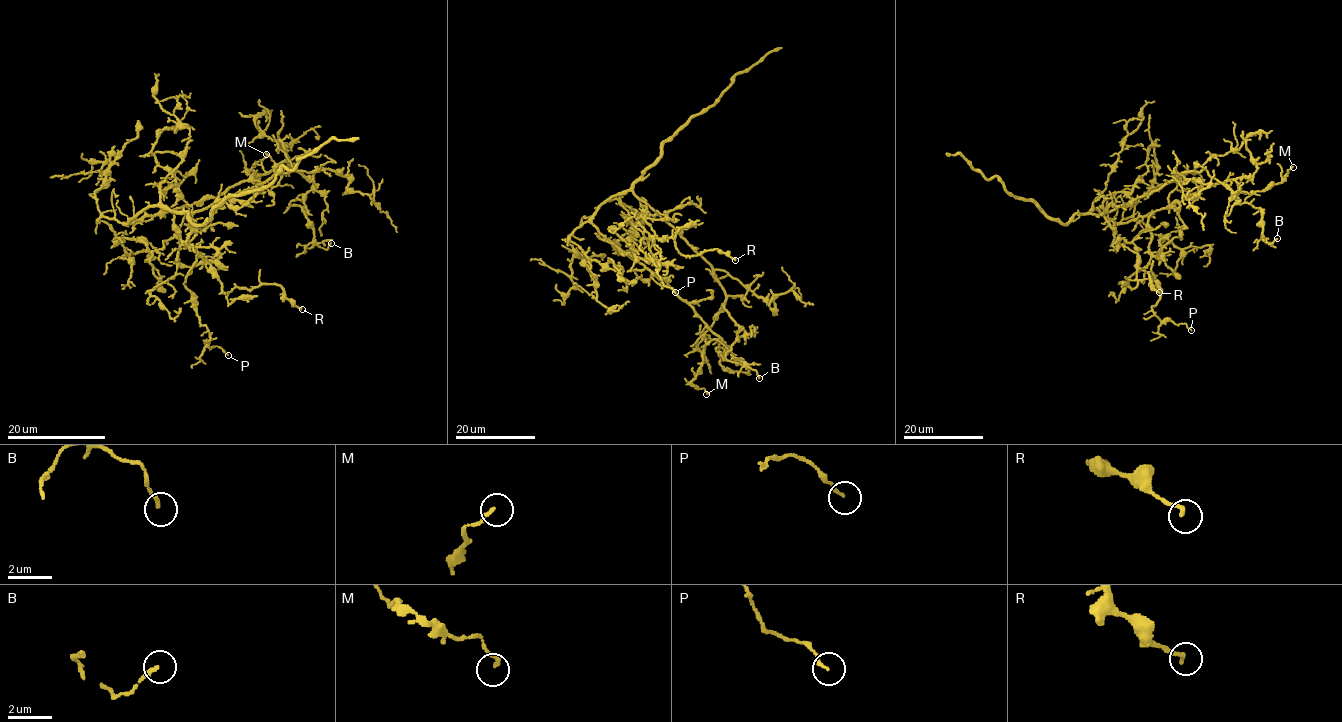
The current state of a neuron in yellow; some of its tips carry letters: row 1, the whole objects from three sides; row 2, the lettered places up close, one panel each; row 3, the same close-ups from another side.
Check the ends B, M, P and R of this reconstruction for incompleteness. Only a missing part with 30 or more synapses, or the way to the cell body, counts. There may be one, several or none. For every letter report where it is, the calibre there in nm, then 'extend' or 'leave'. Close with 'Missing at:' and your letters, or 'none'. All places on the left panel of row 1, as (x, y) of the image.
B: at (331, 243); 170 nm thick; leave
M: at (266, 154); 140 nm thick; leave
P: at (228, 355); 130 nm thick; leave
R: at (302, 309); 190 nm thick; leave
Missing at: none

